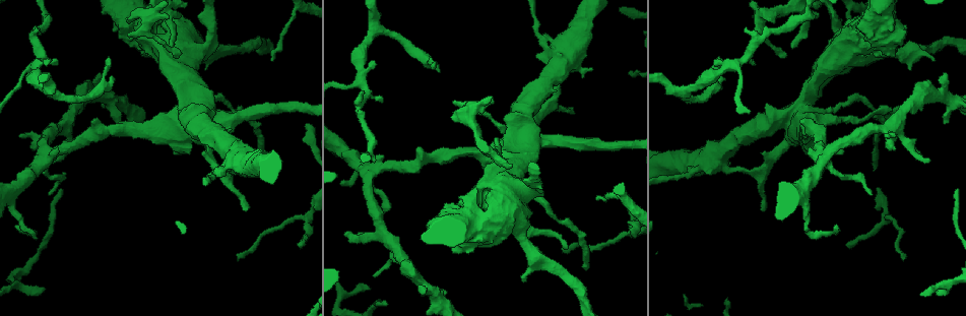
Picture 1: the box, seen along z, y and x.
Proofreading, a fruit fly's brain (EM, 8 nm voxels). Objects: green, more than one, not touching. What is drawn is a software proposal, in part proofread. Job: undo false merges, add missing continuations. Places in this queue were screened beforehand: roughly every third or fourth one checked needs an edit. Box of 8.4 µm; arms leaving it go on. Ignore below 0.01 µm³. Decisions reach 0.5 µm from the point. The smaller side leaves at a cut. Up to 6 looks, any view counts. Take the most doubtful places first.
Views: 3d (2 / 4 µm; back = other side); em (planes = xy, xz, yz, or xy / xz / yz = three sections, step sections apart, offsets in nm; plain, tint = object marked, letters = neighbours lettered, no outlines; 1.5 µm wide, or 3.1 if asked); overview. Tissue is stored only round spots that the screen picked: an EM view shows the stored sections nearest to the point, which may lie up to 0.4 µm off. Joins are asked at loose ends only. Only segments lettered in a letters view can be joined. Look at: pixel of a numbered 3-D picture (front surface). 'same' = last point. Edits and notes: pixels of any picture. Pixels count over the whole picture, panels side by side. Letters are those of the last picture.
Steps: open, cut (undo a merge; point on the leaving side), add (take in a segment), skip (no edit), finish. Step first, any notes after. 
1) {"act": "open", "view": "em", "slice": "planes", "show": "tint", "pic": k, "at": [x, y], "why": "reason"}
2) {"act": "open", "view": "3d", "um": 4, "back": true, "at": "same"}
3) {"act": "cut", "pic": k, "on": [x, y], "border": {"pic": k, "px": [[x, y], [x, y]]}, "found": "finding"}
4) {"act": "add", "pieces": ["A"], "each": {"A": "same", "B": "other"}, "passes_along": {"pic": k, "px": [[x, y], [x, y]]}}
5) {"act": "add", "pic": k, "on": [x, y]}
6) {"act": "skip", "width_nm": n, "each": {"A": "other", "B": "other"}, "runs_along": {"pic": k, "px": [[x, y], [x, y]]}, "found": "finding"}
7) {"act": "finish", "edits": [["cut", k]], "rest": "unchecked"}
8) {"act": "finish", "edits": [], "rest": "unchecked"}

{"act": "open", "view": "3d", "um": 4, "pic": 1, "at": [432, 63], "why": "free end"}

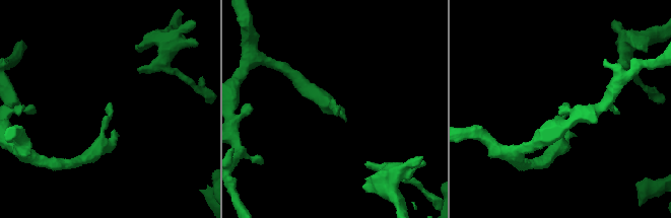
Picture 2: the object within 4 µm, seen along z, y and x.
{"act": "open", "view": "em", "slice": "yz", "step": 4, "show": "letters", "pic": 2, "at": [564, 102]}

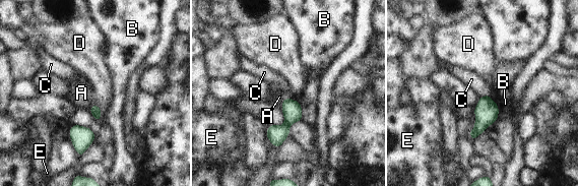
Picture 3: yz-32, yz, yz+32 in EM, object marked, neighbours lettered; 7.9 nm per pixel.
{"act": "skip", "longest_contact_nm": ["D", 150], "each": {"A": "other", "B": "other", "C": "other", "D": "other", "E": "other"}, "found": "no lettered segment goes on from it"}

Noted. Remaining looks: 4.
{"act": "open", "view": "3d", "um": 4, "pic": 1, "at": [597, 198], "why": "an open end"}

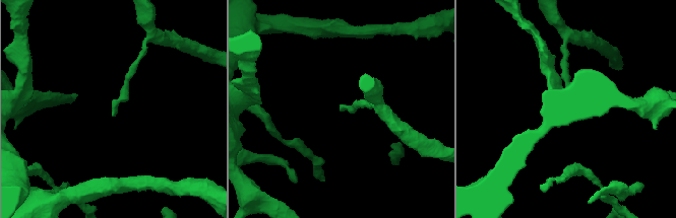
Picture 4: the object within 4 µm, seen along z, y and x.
{"act": "open", "view": "em", "slice": "planes", "show": "letters", "pic": 4, "at": [341, 104]}

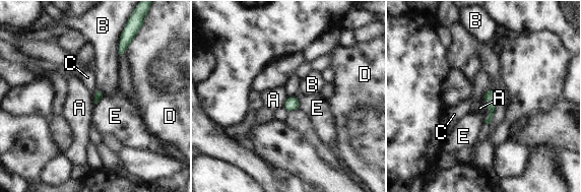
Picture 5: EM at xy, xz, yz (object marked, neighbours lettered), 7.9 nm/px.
{"act": "skip", "width_nm": 70, "each": {"A": "other", "B": "other", "C": "other", "D": "other", "E": "other"}, "border": {"pic": 5, "px": [[97, 87], [93, 100]]}, "found": "no lettered segment goes on from it"}

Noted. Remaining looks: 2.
{"act": "open", "view": "3d", "um": 4, "pic": 1, "at": [886, 217], "why": "a fork"}

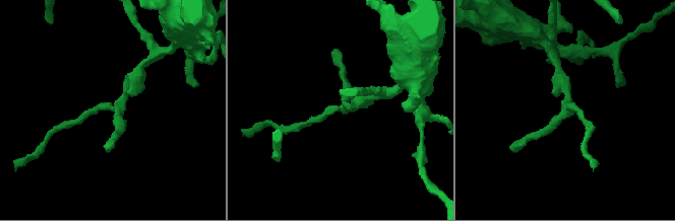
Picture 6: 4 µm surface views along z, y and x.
{"act": "open", "view": "em", "slice": "planes", "show": "letters", "pic": 6, "at": [113, 108], "arms": 3}

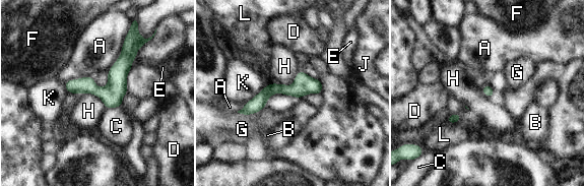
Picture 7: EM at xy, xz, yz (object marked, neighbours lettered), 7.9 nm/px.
{"act": "skip", "each": {"A": "other", "B": "other", "C": "other", "D": "other", "E": "other", "F": "other", "G": "other", "H": "other", "J": "other", "K": "other", "L": "other"}, "found": "continuous, no second neuron"}

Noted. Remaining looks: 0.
{"act": "finish", "edits": [], "rest": "unchecked"}

